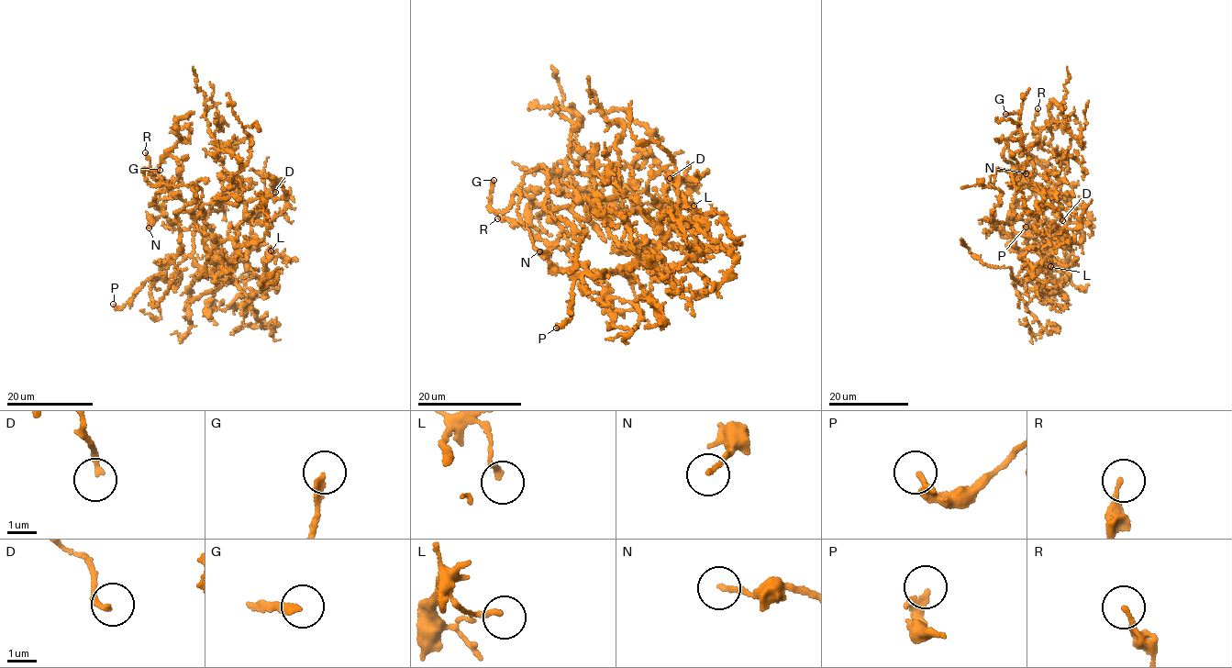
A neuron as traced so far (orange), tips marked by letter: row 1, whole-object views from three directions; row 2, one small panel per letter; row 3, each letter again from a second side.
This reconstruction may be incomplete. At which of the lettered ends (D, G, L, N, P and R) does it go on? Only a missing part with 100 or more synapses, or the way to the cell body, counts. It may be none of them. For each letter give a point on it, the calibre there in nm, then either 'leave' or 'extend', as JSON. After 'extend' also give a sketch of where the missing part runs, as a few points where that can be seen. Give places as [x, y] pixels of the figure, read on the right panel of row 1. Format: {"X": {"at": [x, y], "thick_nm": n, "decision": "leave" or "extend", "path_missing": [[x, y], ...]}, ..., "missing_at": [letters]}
{"D": {"at": [1062, 220], "thick_nm": 160, "decision": "leave"}, "G": {"at": [1005, 114], "thick_nm": 200, "decision": "extend", "path_missing": [[1005, 114], [998, 110], [1007, 105], [1010, 87], [988, 91], [968, 75], [920, 100], [901, 59]]}, "L": {"at": [1050, 266], "thick_nm": 190, "decision": "leave"}, "N": {"at": [1026, 173], "thick_nm": 140, "decision": "leave"}, "P": {"at": [1026, 227], "thick_nm": 320, "decision": "leave"}, "R": {"at": [1037, 108], "thick_nm": 180, "decision": "leave"}, "missing_at": ["G"]}

